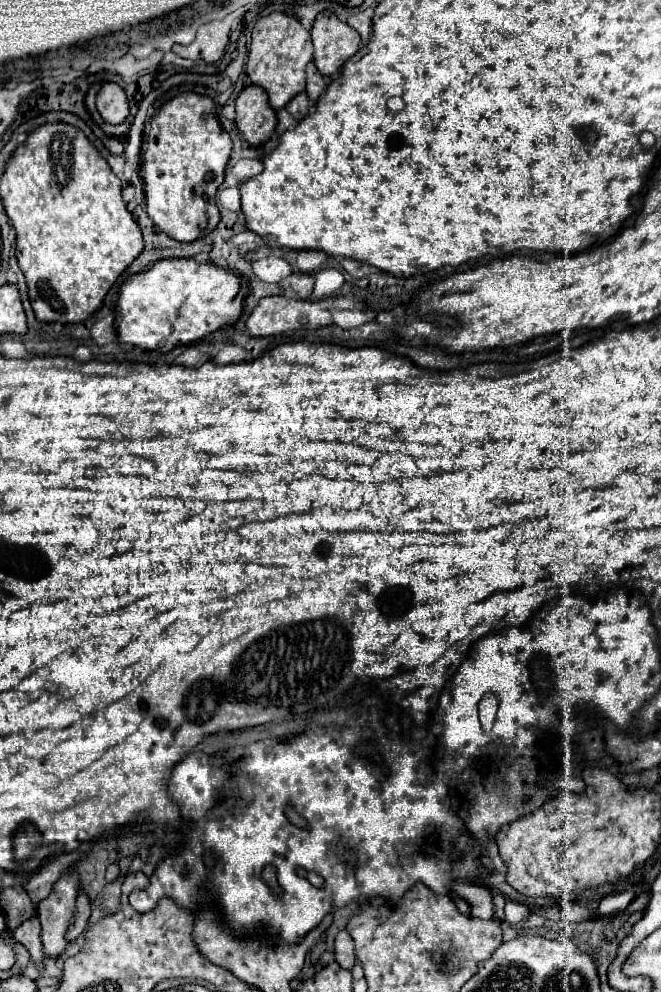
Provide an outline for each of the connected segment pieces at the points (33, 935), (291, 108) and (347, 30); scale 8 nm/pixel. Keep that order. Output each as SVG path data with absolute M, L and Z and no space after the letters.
M31 917L27 921L23 921L15 931L13 931L15 939L19 943L23 943L27 947L27 951L31 953L37 969L43 973L45 971L45 965L43 965L43 959L45 959L45 953L43 953L43 943L41 943L41 925L39 925L39 919L37 917Z
M305 93L295 95L295 97L287 103L285 109L287 109L297 121L301 121L301 119L309 113L309 99L307 99L307 95L305 95Z
M323 11L315 17L311 29L311 41L315 47L315 65L323 75L333 75L341 65L353 57L359 49L359 33L343 23L335 13Z

